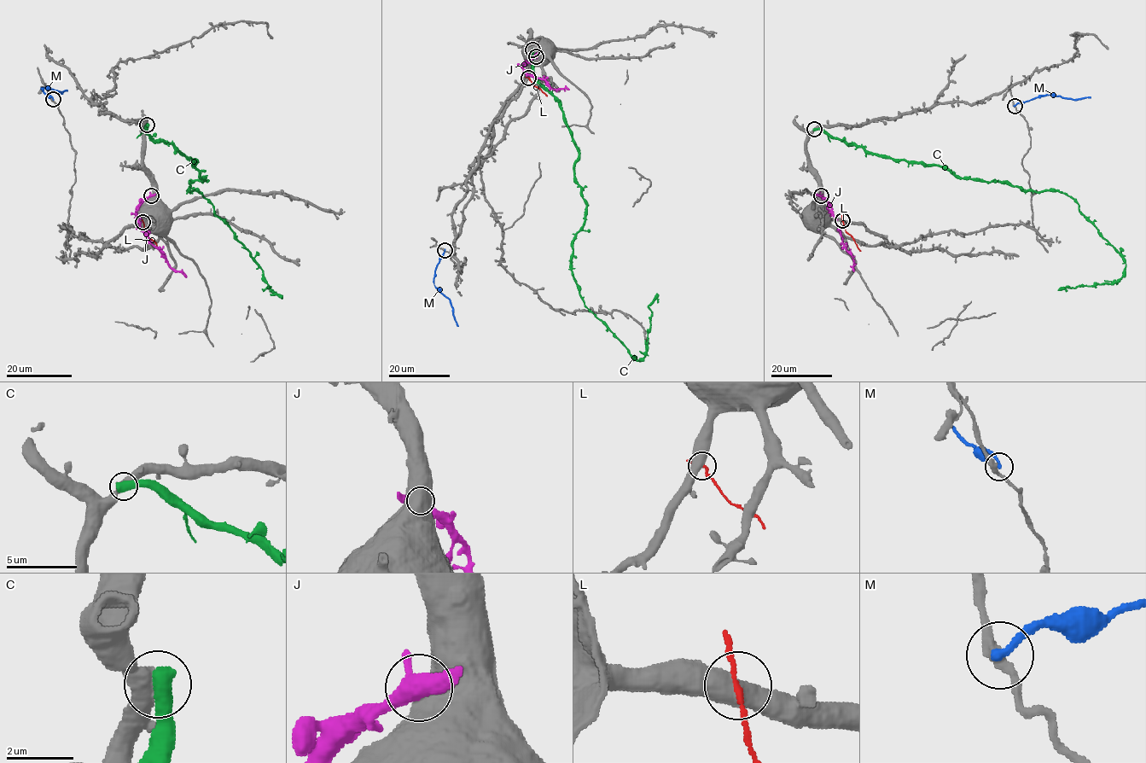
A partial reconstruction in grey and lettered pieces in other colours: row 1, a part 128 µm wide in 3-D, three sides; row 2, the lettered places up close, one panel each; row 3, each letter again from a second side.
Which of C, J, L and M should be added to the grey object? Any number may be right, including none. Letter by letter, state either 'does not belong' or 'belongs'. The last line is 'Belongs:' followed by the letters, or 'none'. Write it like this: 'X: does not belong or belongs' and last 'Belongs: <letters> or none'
C: does not belong
J: does not belong
L: does not belong
M: does not belong
Belongs: none

